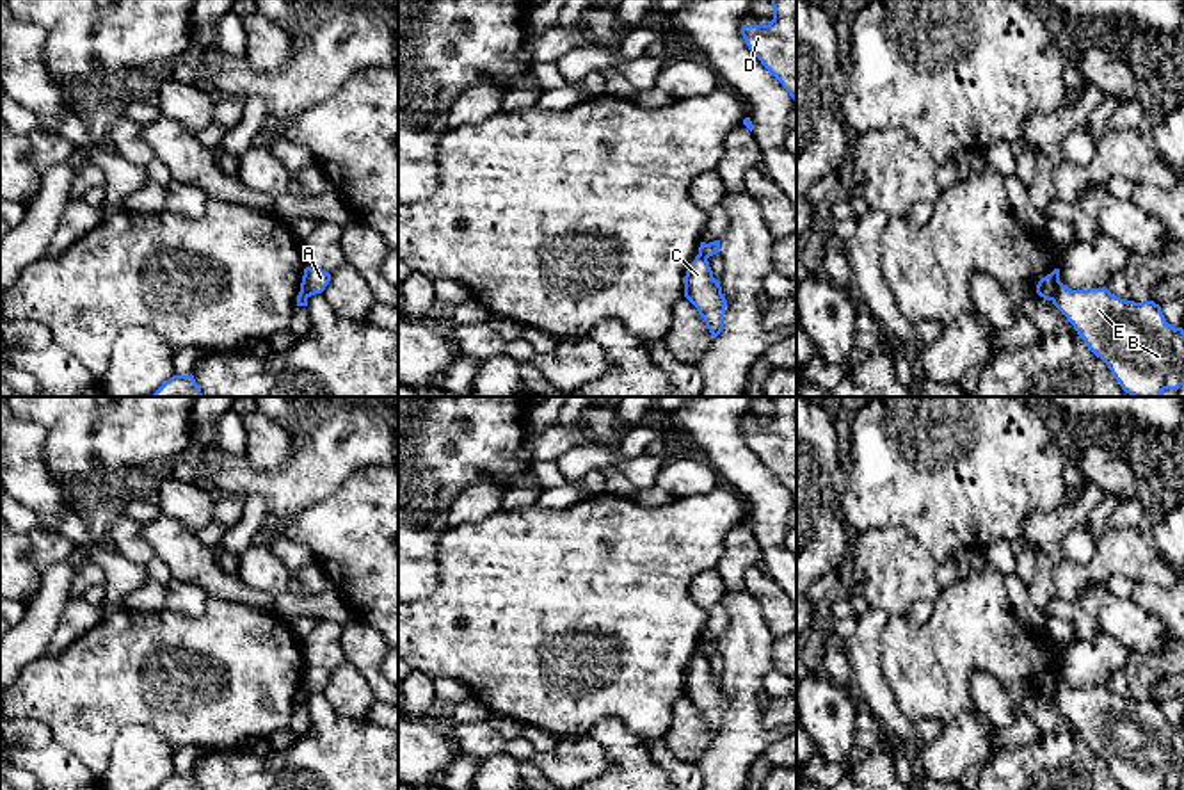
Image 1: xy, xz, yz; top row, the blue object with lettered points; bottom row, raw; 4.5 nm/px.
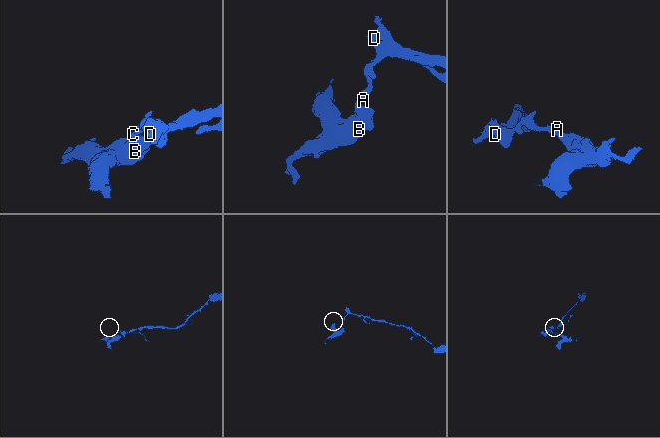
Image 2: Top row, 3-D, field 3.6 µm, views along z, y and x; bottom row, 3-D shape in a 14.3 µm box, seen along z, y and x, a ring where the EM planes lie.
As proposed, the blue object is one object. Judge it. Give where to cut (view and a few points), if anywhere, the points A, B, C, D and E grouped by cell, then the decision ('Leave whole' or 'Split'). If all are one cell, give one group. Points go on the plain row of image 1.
Split along yz (1060, 680), (1051, 698). Groups: A D / B C E. Split

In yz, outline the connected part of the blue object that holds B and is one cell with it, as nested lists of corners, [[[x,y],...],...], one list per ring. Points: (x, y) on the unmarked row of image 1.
[[[1060,681],[1052,703],[1108,763],[1124,790],[1177,790],[1184,785],[1184,728],[1168,722],[1154,699],[1134,701],[1116,696],[1106,685],[1072,689]]]

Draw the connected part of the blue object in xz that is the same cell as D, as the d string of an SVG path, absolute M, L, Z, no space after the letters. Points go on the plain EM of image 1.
M770 397L773 418L768 423L743 423L748 448L796 500L796 397Z

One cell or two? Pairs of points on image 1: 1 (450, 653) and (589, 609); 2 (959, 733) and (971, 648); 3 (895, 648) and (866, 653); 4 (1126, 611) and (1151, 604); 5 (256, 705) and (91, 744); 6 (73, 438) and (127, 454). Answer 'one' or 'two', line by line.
1: one
2: two
3: two
4: two
5: one
6: one

